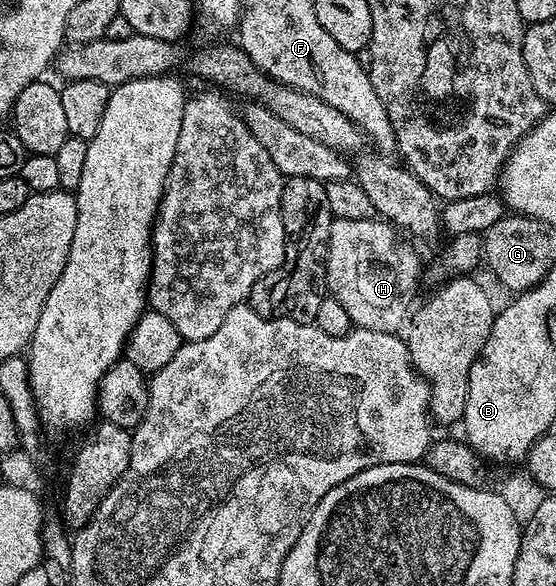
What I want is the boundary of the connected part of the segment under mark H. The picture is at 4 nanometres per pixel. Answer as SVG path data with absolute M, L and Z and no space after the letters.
M383 218L333 219L328 239L327 291L342 304L355 327L395 333L405 327L417 303L416 291L420 288L420 280L422 284L420 256L407 242Z

